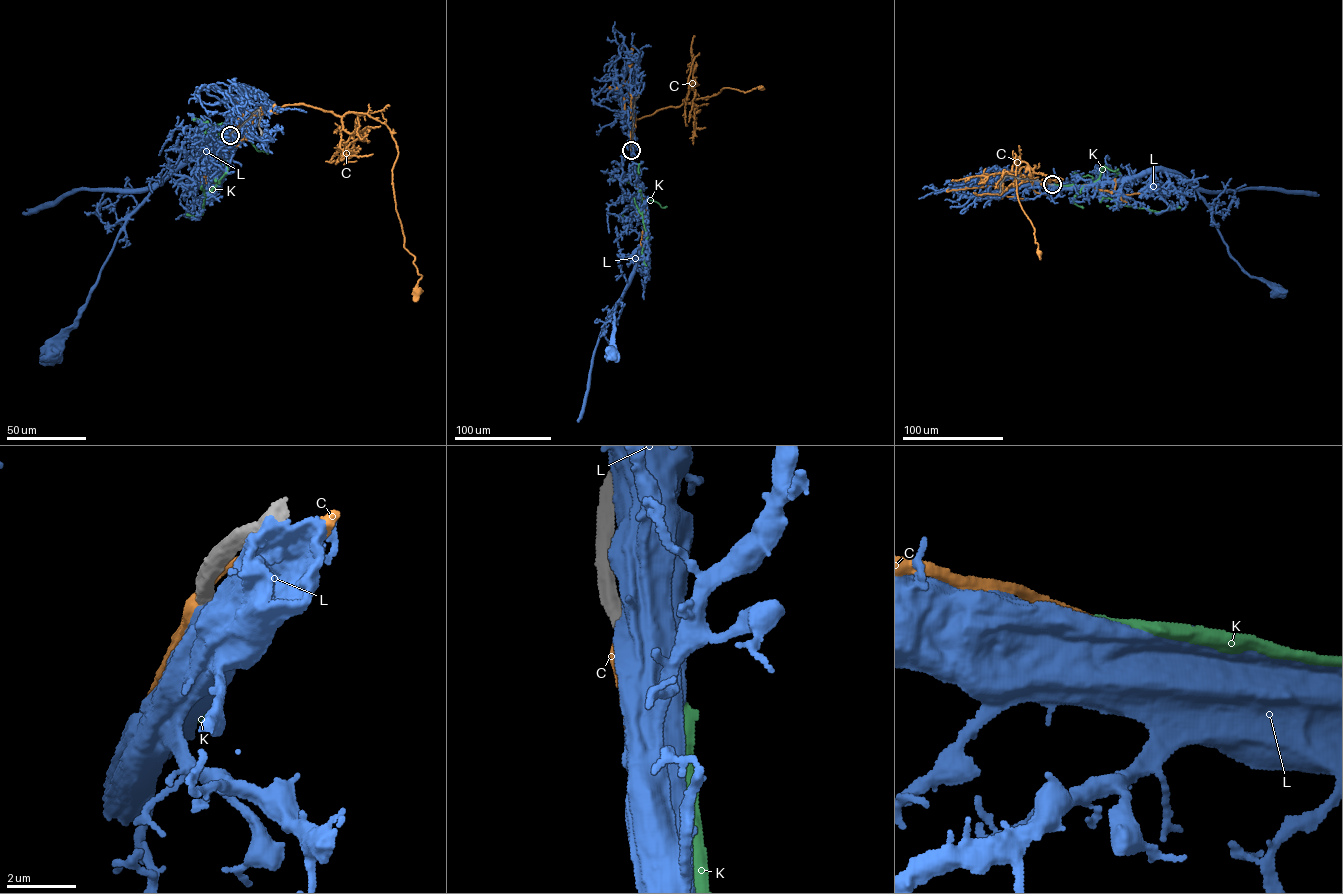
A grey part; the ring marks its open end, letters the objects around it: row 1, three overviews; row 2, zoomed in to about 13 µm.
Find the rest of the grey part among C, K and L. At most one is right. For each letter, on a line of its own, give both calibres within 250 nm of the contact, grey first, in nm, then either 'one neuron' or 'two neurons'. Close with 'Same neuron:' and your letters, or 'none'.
C: 500/380 nm | two neurons
K: 420/340 nm | one neuron
L: 500/850 nm | two neurons
Same neuron: K

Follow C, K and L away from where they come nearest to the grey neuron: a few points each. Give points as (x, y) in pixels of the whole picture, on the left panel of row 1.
C: (230, 135), (269, 108), (302, 104), (384, 123), (398, 151), (395, 208), (404, 248), (422, 276), (417, 290)
K: (230, 135), (223, 151), (216, 185), (204, 199), (202, 212), (193, 216), (188, 214), (189, 218)
L: (230, 135), (221, 157), (206, 156), (183, 164), (152, 191), (128, 218), (77, 318), (51, 351)

